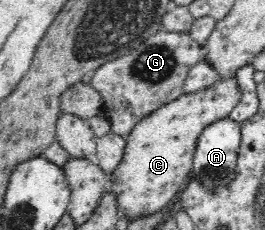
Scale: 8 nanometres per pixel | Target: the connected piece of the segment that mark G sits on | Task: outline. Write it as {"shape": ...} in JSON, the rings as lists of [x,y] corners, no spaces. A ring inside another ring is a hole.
{"shape":[[[160,30],[127,55],[103,63],[91,86],[103,98],[103,112],[111,122],[111,131],[126,137],[144,117],[183,94],[189,70],[204,57],[200,43],[187,32]]]}

